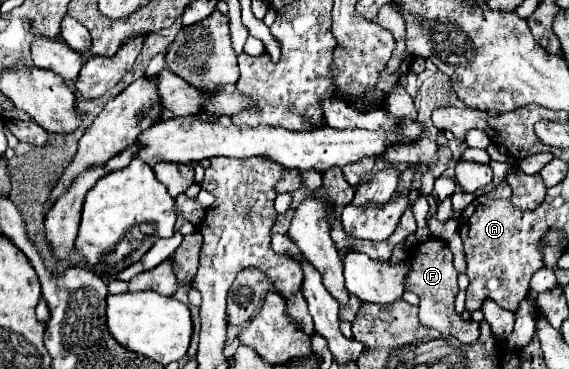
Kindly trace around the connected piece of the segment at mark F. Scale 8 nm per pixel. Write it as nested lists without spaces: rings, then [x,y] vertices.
[[[429,238],[427,242],[419,242],[409,252],[411,270],[405,278],[405,290],[415,292],[421,300],[421,324],[435,328],[447,336],[455,336],[463,344],[473,344],[479,338],[479,324],[471,320],[463,320],[461,314],[455,312],[455,296],[457,296],[457,270],[451,262],[449,246],[441,238]]]

